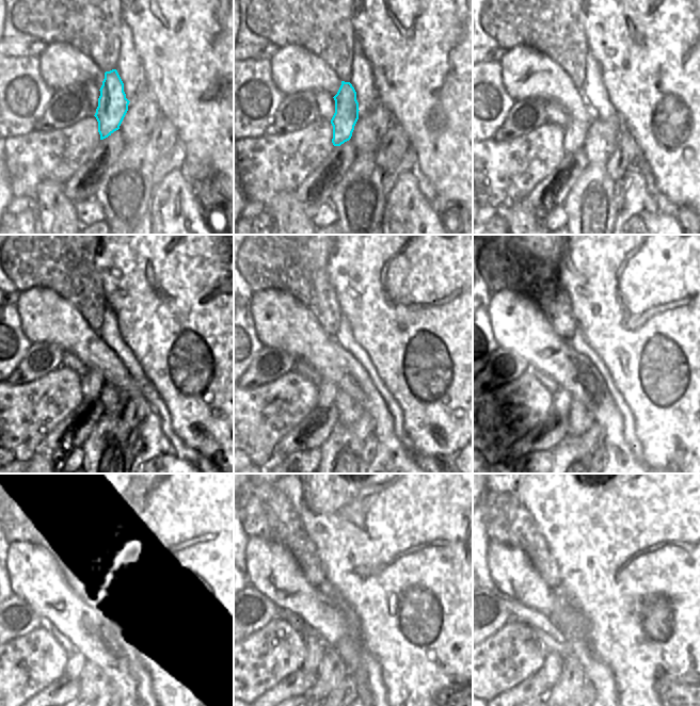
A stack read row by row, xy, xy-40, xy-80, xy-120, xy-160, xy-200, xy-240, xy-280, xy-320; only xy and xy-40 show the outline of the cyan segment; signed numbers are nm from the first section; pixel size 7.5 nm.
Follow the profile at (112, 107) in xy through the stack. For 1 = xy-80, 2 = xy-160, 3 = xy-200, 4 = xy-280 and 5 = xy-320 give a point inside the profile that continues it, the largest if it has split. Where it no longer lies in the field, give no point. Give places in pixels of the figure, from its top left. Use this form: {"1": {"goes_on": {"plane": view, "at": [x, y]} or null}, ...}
{"1": {"goes_on": {"plane": "xy-80", "at": [575, 135]}}, "2": {"goes_on": {"plane": "xy-160", "at": [328, 391]}}, "3": {"goes_on": {"plane": "xy-200", "at": [561, 400]}}, "4": {"goes_on": {"plane": "xy-280", "at": [314, 656]}}, "5": {"goes_on": {"plane": "xy-320", "at": [551, 669]}}}

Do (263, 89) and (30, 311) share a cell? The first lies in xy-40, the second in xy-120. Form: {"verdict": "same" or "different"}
{"verdict": "different"}

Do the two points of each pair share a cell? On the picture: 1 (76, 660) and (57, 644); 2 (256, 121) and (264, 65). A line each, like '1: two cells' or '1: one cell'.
1: two cells
2: one cell

